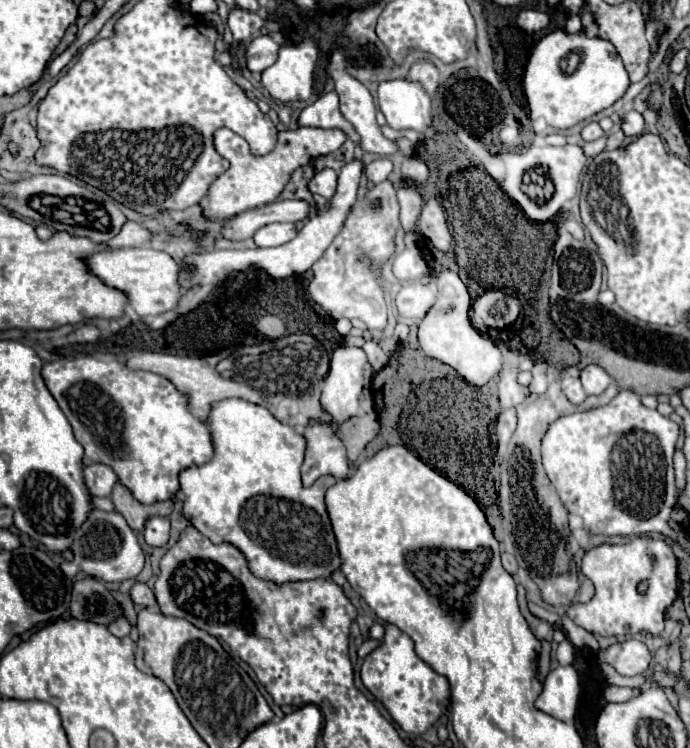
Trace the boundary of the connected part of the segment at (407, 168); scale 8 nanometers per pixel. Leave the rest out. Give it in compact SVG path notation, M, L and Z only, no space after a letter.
M406 158L402 162L402 178L404 180L412 180L416 184L424 184L426 178L428 178L428 168L418 158Z

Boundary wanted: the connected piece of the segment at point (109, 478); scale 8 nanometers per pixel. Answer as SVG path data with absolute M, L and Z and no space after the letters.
M88 464L84 468L84 478L94 496L110 496L112 486L118 482L116 472L106 464Z

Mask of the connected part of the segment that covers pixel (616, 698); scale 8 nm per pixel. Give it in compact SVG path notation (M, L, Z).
M610 686L610 688L604 690L604 698L606 698L606 702L624 702L624 700L630 700L632 696L636 696L636 690L632 690L632 688Z

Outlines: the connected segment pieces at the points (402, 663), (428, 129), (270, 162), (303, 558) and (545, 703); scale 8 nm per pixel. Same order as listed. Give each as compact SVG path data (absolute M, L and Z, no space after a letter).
M386 624L386 634L380 648L364 658L360 678L374 698L386 706L390 716L402 724L404 732L426 732L446 712L450 700L448 680L420 660L414 652L412 638L392 624Z
M390 80L378 86L378 104L394 130L416 130L432 136L430 98L418 82Z
M218 128L212 136L212 144L216 152L222 154L230 162L230 168L210 184L206 202L202 204L202 216L206 220L224 220L244 210L274 202L284 190L284 186L288 184L288 176L296 168L304 166L306 162L310 162L312 158L320 154L330 154L338 150L344 144L344 140L346 140L346 134L342 130L320 130L320 128L286 130L278 134L278 144L270 154L252 156L246 140L242 140L236 132L228 128Z
M228 398L212 404L208 412L208 426L214 442L212 460L180 472L180 490L186 496L184 516L192 522L192 526L214 544L230 542L240 548L250 570L276 584L330 576L338 570L340 558L336 552L336 538L324 506L324 494L332 484L336 484L336 480L332 476L322 476L310 488L302 486L300 466L306 452L306 438L292 426L278 422L268 408L240 398Z
M556 666L548 672L542 692L536 698L536 708L558 718L570 722L576 714L580 696L580 678L574 666Z

